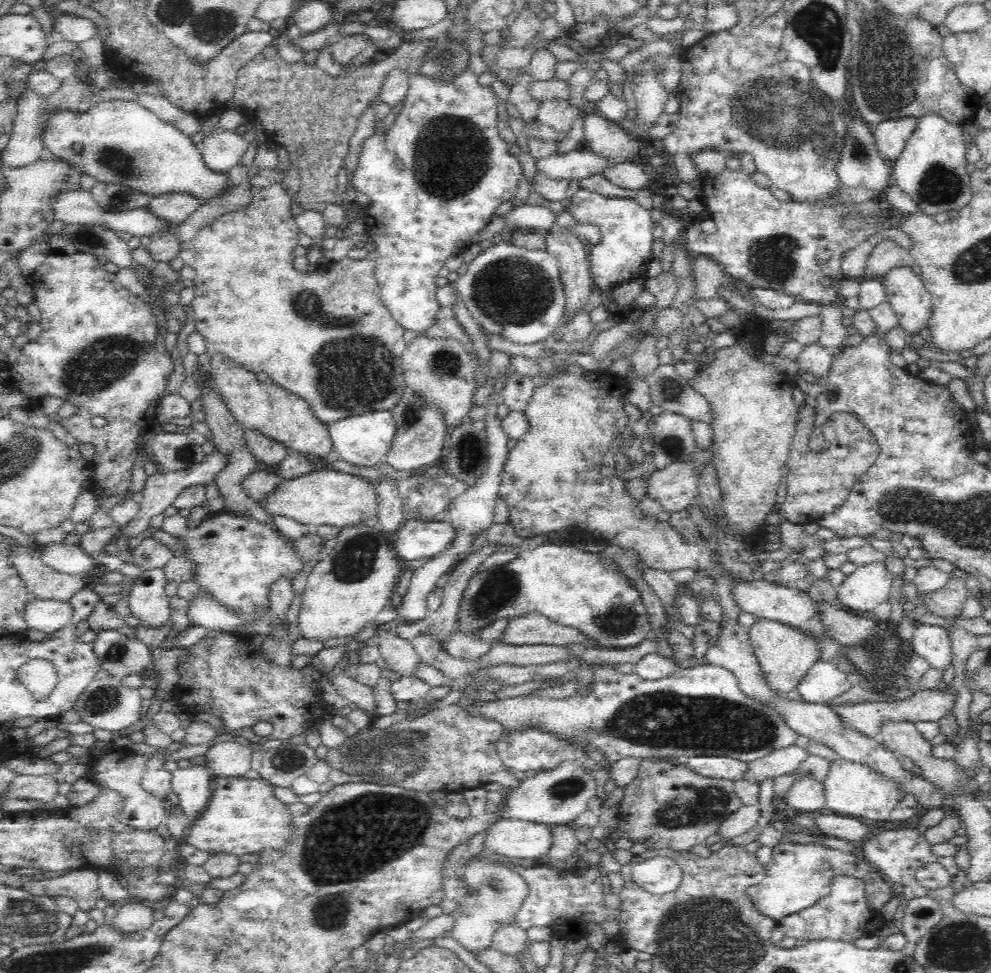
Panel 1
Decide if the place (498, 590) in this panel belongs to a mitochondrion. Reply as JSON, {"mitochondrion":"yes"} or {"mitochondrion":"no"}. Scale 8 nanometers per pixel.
{"mitochondrion":"yes"}

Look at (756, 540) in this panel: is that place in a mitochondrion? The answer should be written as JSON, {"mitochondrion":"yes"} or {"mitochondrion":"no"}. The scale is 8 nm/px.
{"mitochondrion":"no"}

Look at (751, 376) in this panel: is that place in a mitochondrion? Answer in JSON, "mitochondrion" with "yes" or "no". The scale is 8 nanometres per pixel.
{"mitochondrion":"no"}

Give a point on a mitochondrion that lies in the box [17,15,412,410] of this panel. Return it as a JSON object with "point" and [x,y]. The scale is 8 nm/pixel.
{"point":[99,367]}

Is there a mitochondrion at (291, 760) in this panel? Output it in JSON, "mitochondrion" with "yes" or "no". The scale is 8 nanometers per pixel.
{"mitochondrion":"yes"}

